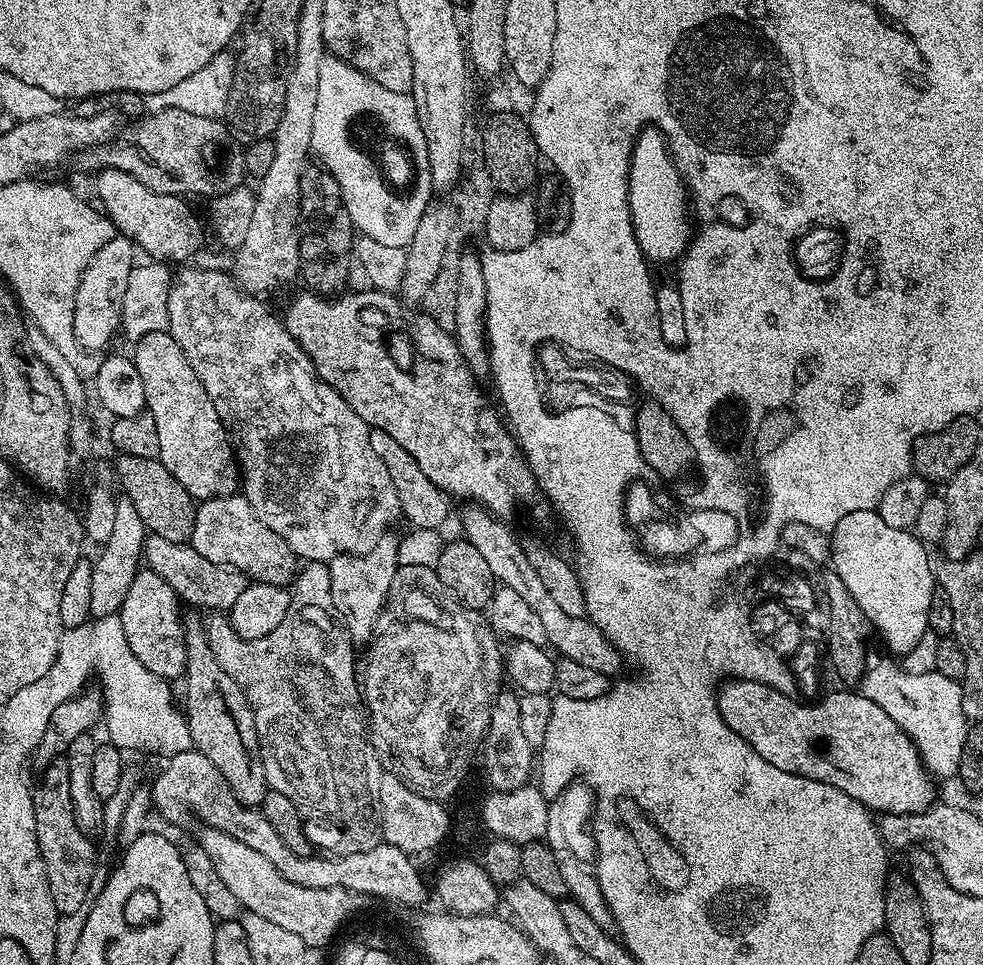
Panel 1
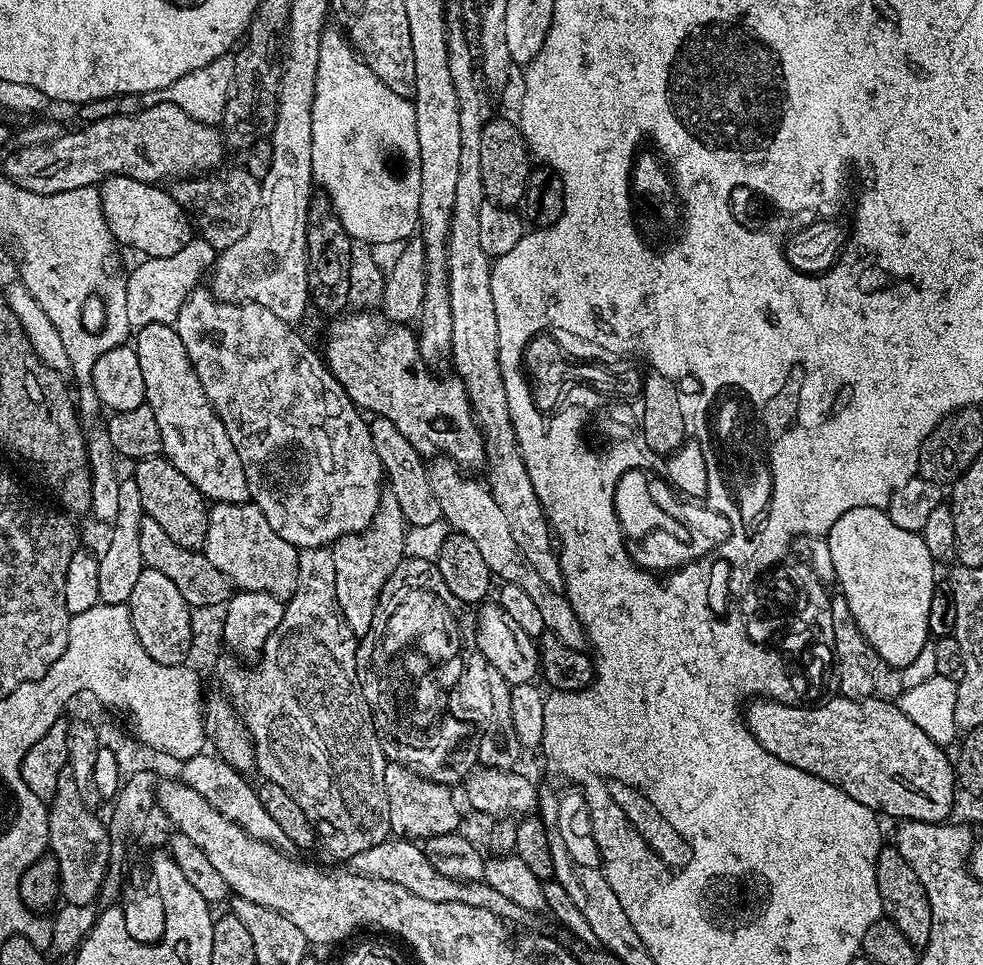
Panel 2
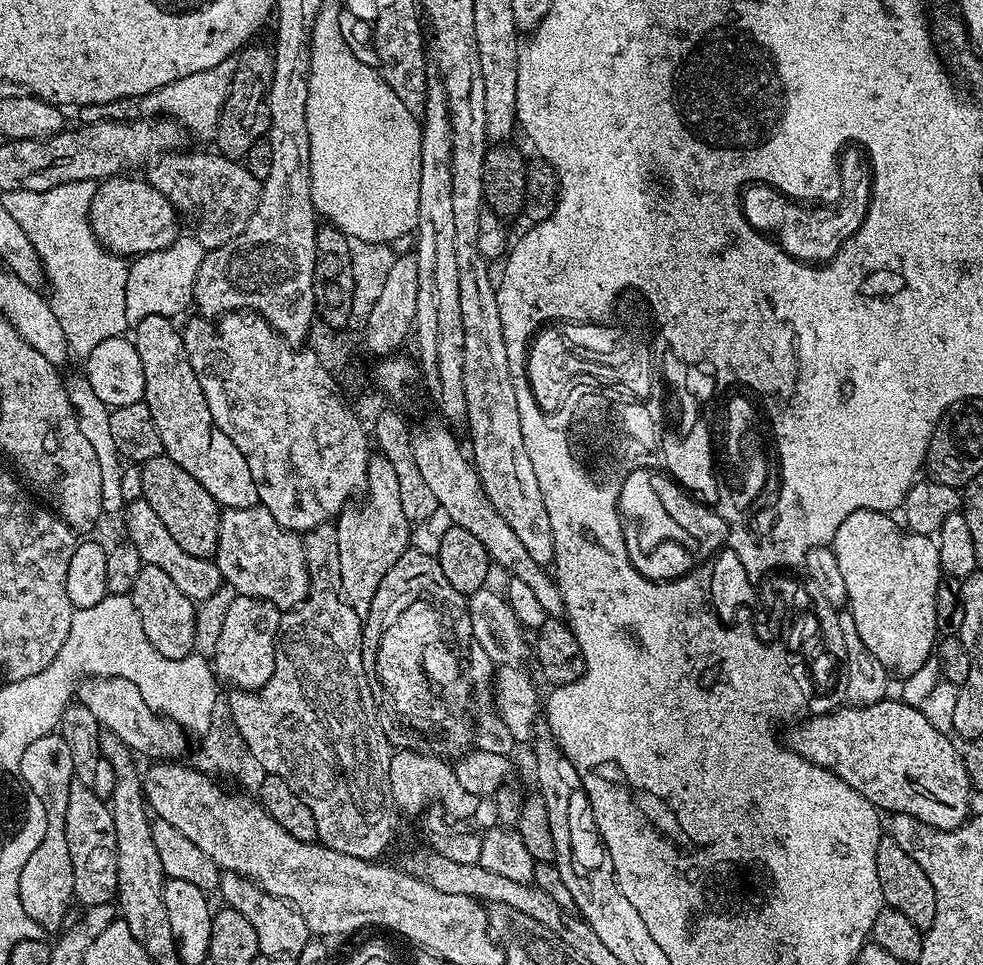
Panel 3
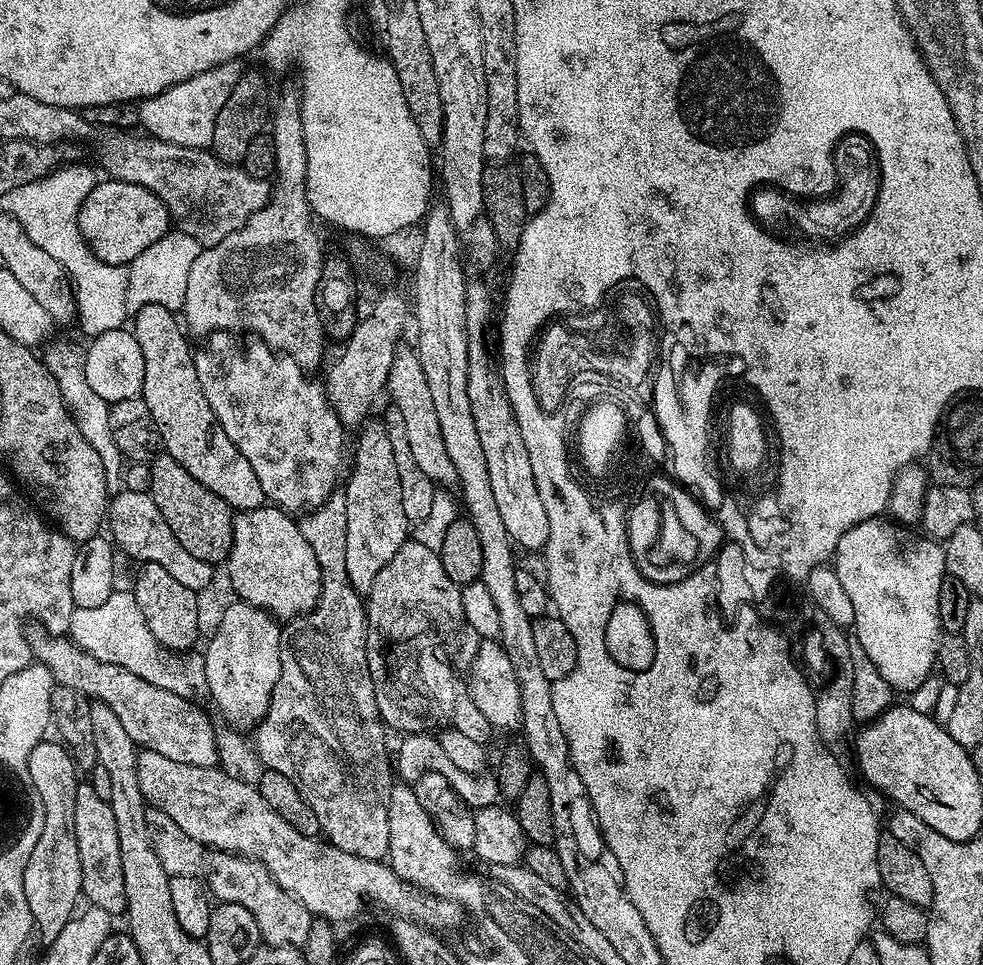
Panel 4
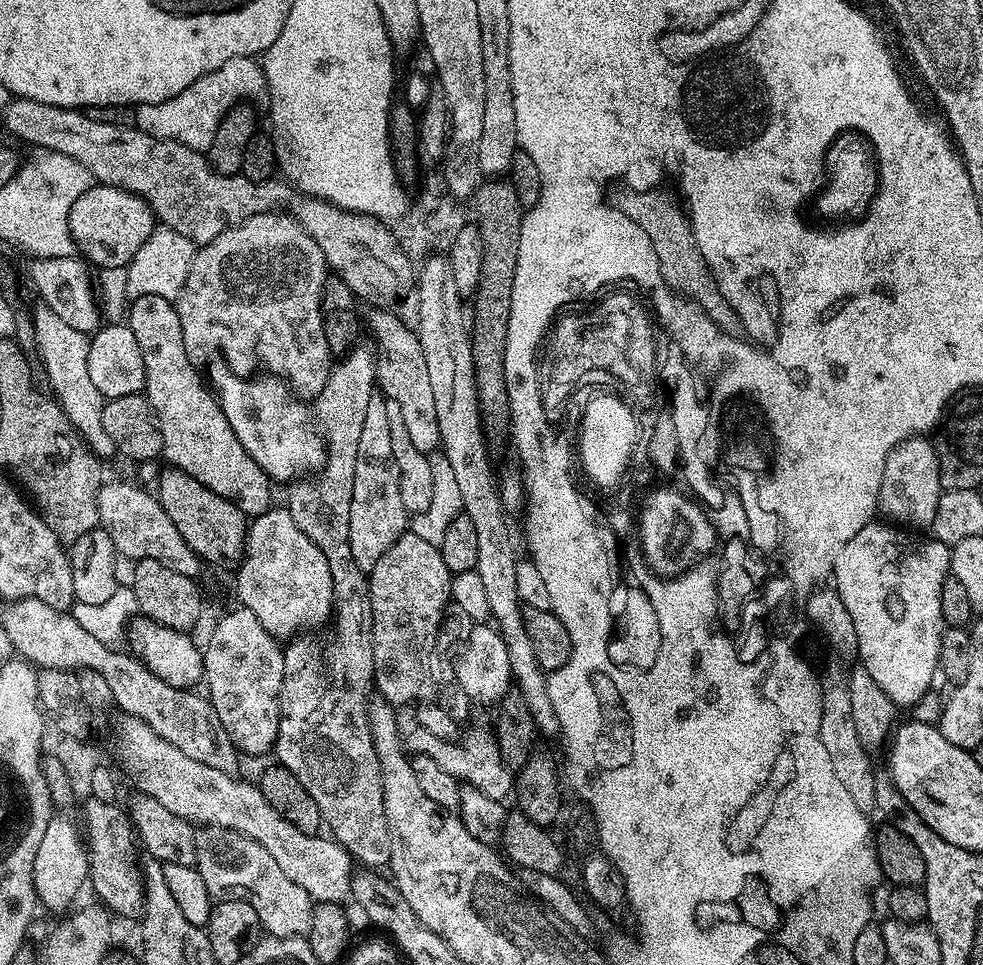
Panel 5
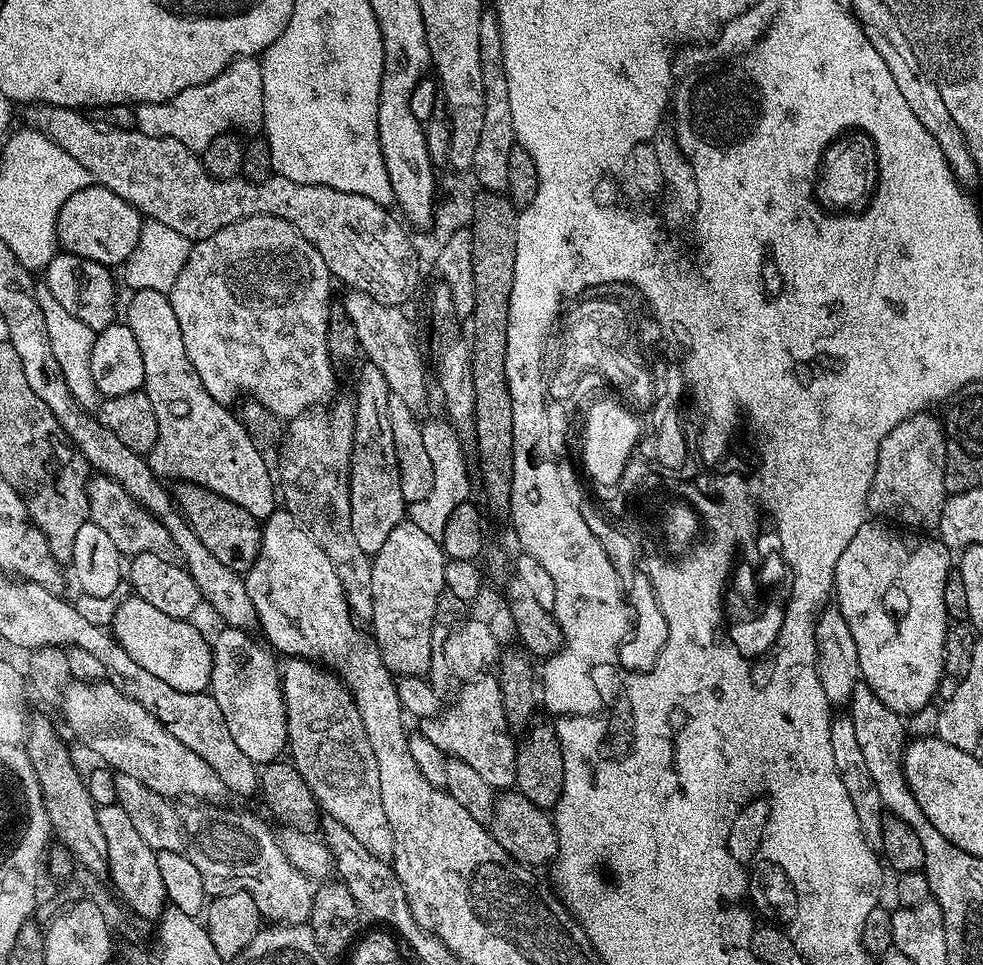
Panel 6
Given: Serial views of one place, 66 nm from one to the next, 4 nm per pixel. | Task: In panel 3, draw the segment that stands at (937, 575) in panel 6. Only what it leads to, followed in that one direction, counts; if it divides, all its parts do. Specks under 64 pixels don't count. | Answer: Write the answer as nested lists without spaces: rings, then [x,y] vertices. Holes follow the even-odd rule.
[[[858,510],[850,514],[842,526],[838,526],[838,534],[834,534],[830,547],[838,558],[842,582],[846,582],[847,607],[854,618],[854,626],[858,626],[858,638],[862,638],[866,650],[870,650],[870,654],[882,662],[889,674],[905,678],[914,674],[933,655],[938,643],[934,598],[938,594],[938,582],[942,573],[937,541],[932,536],[909,532],[907,527],[899,523],[896,525],[892,519],[887,512]]]

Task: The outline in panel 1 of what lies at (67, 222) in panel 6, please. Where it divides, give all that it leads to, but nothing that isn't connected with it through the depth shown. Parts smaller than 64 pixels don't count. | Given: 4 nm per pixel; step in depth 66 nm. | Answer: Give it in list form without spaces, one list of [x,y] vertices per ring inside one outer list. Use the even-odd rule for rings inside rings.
[[[101,168],[95,173],[96,176],[96,196],[100,201],[98,201],[99,207],[102,209],[105,216],[107,216],[108,221],[110,221],[117,232],[121,232],[126,239],[131,240],[133,245],[145,248],[149,252],[151,259],[156,262],[173,262],[172,260],[184,260],[180,262],[188,262],[192,255],[200,248],[200,243],[204,240],[204,228],[200,225],[200,220],[196,217],[196,212],[191,208],[189,201],[187,199],[181,198],[179,196],[167,196],[166,194],[158,194],[154,190],[150,190],[150,186],[142,186],[142,182],[138,182],[138,178],[134,178],[129,172],[123,172],[122,170],[114,170],[113,168]]]

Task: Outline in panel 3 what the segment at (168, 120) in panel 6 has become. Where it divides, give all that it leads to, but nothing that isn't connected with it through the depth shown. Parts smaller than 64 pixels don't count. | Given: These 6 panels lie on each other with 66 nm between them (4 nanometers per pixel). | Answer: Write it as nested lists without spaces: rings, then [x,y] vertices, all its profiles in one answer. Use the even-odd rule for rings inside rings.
[[[235,59],[218,62],[210,70],[190,74],[190,78],[178,78],[150,94],[139,97],[140,111],[148,118],[167,118],[176,121],[189,137],[196,140],[215,141],[218,118],[228,97],[228,91],[236,69]]]

